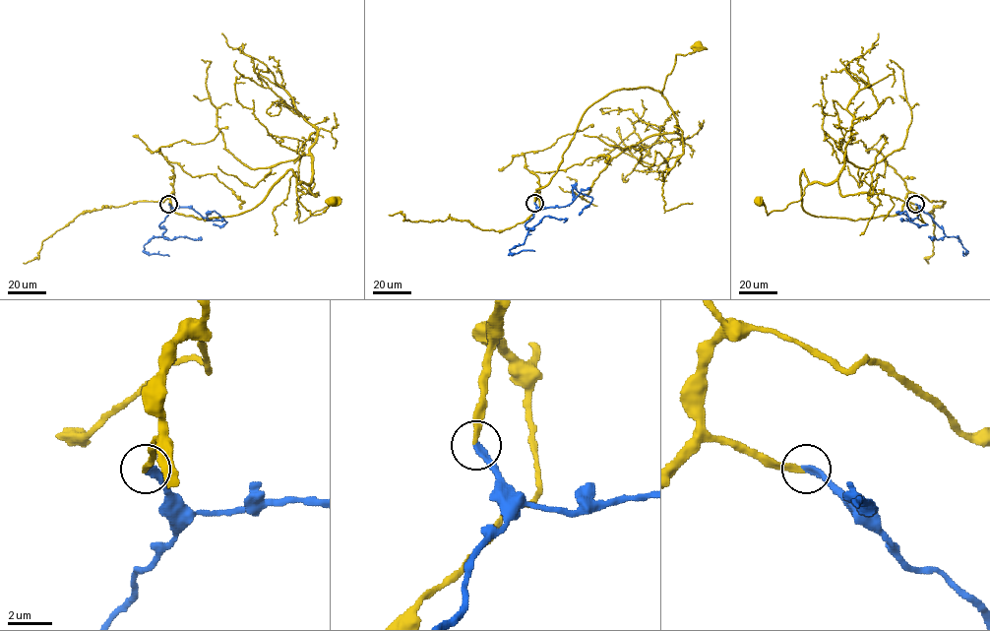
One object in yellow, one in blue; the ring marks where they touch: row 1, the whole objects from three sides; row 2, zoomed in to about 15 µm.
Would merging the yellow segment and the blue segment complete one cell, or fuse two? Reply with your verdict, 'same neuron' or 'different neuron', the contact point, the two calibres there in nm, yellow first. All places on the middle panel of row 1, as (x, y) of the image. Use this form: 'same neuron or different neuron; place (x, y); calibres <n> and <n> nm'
same neuron; place (534, 203); calibres 220 and 280 nm

